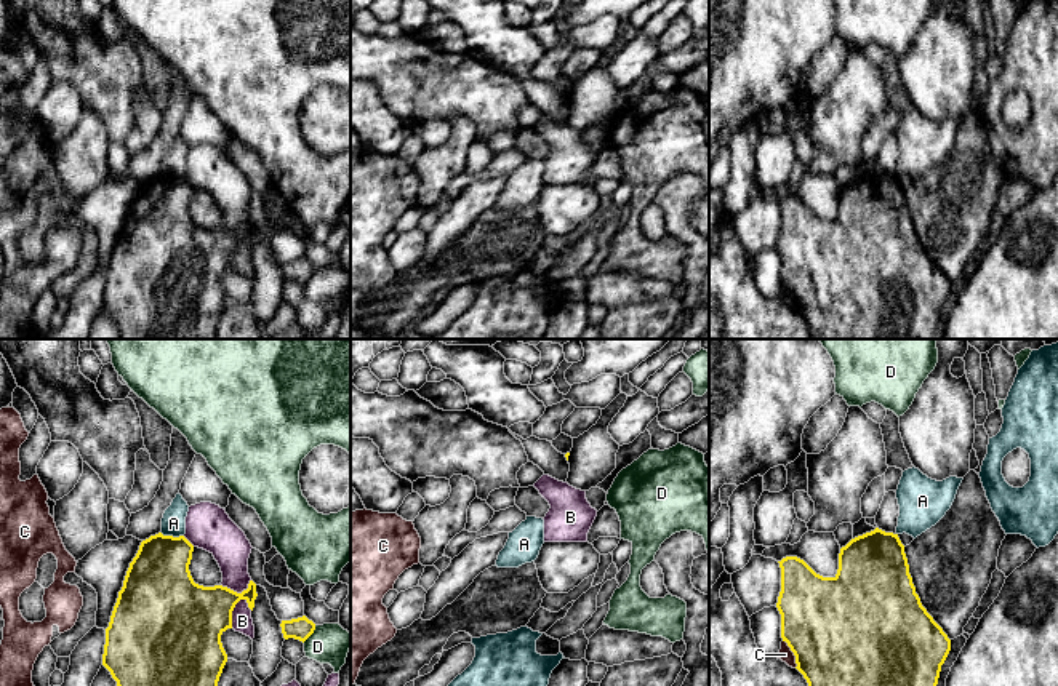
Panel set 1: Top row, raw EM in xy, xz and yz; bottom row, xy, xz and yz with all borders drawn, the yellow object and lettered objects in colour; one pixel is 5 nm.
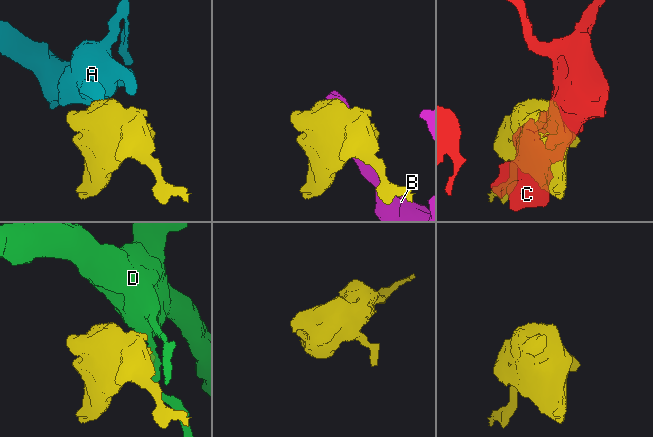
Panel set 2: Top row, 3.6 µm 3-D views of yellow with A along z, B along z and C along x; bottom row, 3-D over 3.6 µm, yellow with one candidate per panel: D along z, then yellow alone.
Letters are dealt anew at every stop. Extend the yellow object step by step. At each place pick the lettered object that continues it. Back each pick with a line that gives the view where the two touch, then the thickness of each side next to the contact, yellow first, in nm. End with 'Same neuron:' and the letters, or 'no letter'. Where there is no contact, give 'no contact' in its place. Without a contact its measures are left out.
Same neuron: no letter

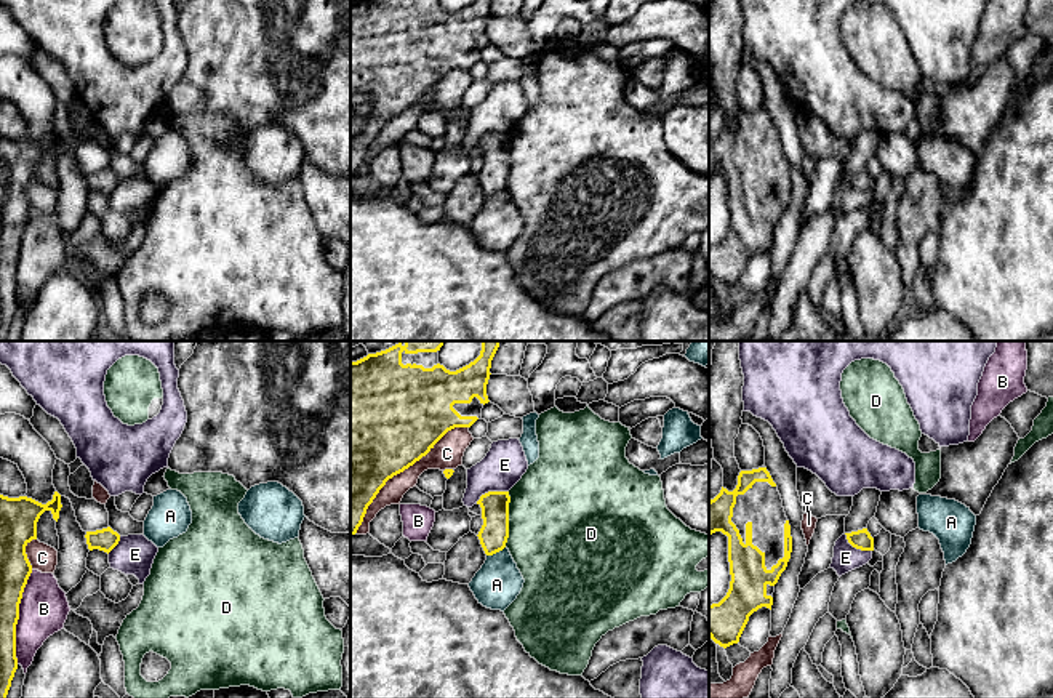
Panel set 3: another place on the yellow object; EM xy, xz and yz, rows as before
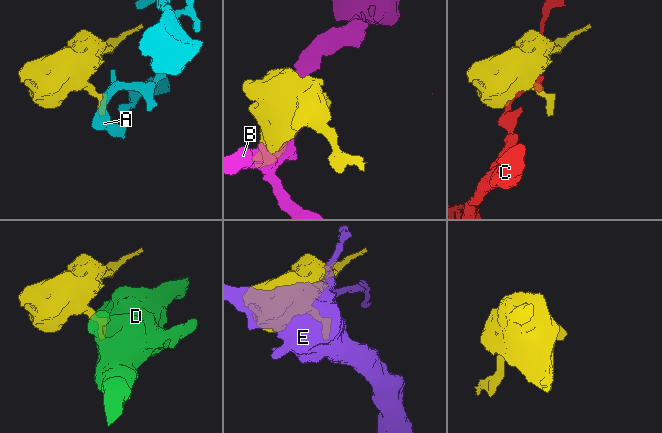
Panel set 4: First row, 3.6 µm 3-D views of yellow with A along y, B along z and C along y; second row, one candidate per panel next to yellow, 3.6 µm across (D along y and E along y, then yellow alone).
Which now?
Same neuron: no letter

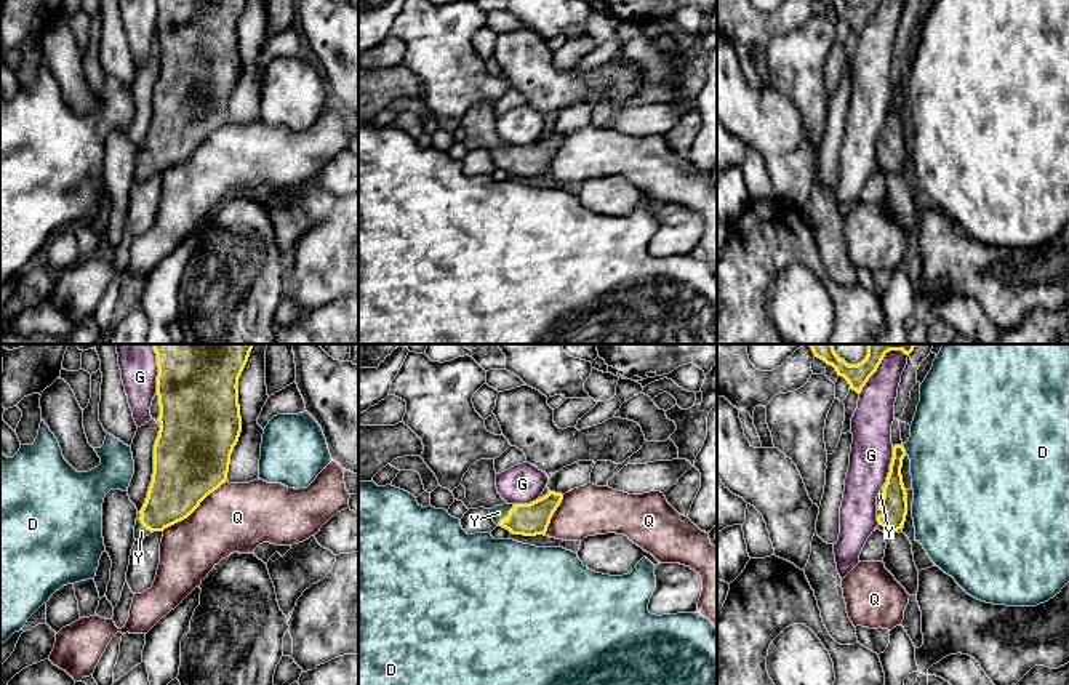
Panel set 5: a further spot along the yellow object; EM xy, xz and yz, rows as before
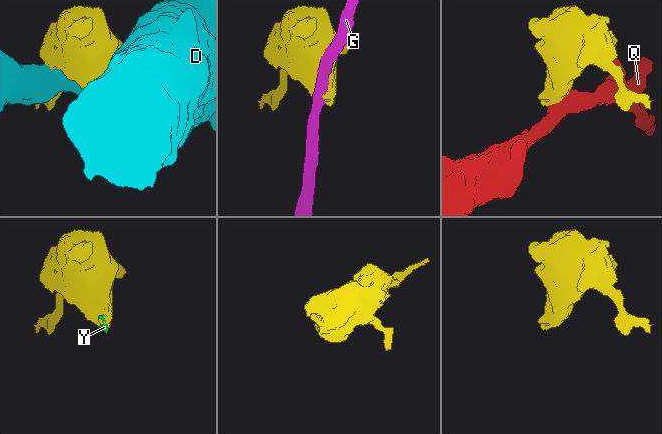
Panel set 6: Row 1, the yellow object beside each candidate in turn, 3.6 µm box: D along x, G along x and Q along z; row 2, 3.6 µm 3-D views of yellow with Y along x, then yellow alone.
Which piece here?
Y: contact in xz; calibres 160 and 70 nm
Same neuron: Y

